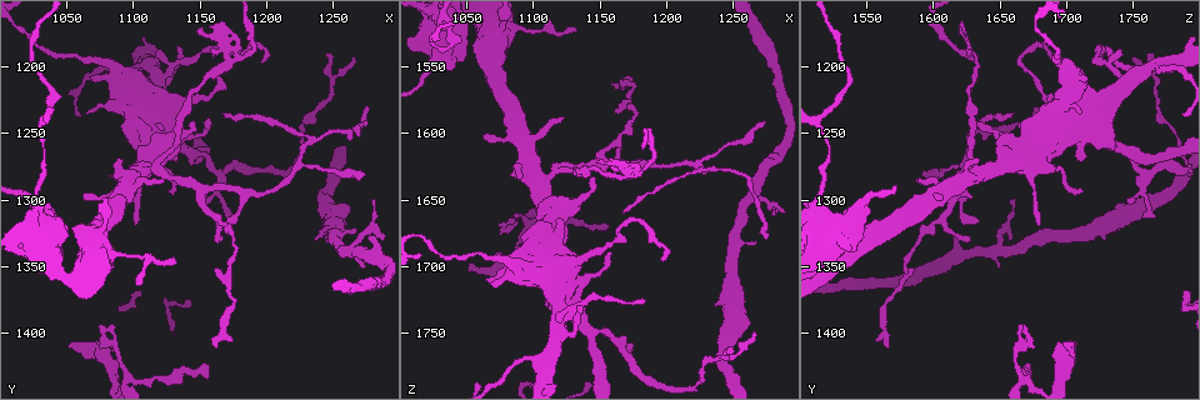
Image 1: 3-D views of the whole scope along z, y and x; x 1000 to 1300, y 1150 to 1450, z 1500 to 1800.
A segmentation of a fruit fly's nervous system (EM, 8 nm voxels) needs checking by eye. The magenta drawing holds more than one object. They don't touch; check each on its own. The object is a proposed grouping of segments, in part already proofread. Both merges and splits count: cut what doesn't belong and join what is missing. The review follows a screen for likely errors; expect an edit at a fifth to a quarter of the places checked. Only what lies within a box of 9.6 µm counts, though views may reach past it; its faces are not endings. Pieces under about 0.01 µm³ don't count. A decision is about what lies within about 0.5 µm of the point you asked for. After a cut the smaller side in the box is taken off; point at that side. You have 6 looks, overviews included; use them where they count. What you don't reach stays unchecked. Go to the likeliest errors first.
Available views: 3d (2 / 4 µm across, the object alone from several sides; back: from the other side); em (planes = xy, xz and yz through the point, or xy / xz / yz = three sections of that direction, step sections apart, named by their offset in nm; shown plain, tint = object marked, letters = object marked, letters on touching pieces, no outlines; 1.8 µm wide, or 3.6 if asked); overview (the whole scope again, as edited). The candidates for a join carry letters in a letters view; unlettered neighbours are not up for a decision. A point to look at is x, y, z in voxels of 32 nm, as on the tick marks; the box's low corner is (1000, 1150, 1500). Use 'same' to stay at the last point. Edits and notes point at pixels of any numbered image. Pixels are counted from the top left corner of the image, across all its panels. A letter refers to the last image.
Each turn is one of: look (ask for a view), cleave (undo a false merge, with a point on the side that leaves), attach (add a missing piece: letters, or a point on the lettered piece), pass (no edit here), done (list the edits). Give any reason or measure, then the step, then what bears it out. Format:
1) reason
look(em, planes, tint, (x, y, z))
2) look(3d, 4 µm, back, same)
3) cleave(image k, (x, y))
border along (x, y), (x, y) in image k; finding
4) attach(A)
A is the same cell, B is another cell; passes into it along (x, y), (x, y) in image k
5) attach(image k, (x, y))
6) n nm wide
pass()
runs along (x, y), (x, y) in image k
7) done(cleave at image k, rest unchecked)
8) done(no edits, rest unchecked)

sharp bend
look(em, planes, plain, (1166, 1200, 1632))

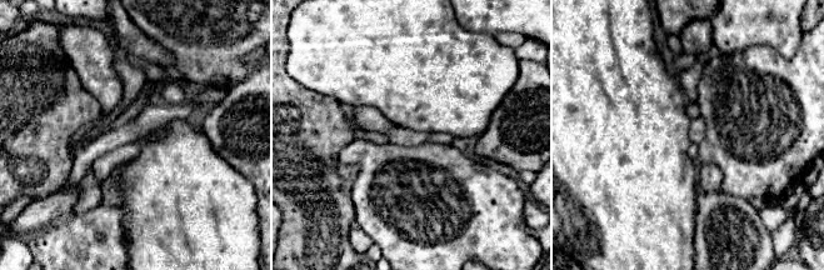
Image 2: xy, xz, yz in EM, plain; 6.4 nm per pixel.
see the neighbours
look(em, planes, letters, same)

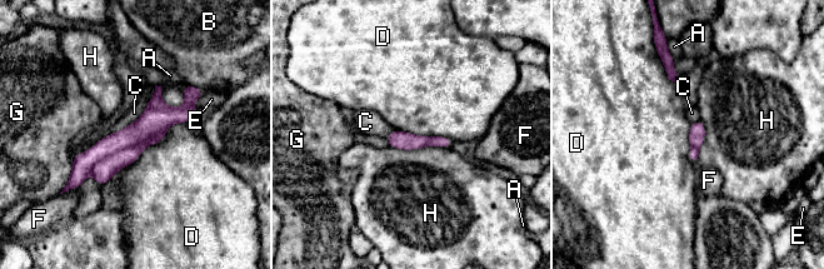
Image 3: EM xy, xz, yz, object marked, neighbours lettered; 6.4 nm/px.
110 nm wide
pass()
A, B, C, D, E, F, G and H are other cells; border along (184, 123), (119, 169) in image 3; one neuron here

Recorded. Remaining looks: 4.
tapers out
look(3d, 4 µm, (1072, 1394, 1668))

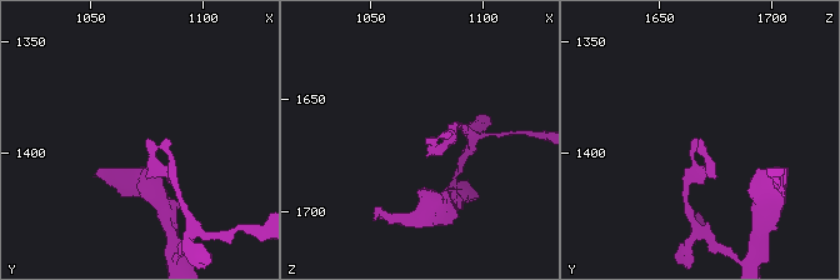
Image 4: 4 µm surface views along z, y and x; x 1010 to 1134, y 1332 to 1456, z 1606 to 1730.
look(em, planes, letters, (1074, 1396, 1667))

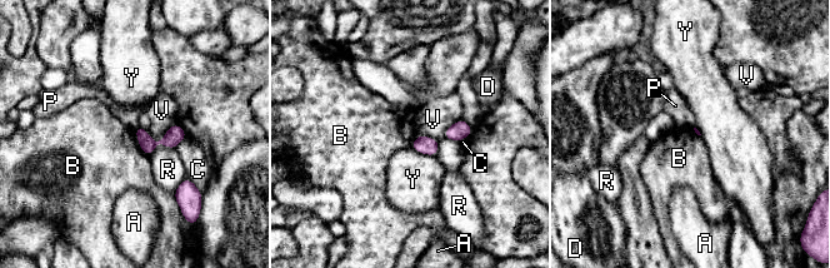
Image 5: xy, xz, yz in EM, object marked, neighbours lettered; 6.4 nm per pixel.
pass()
A, B, C, D, P, R, V and Y are other cells; border along (133, 130), (140, 149), (148, 157) in image 5; none of them fits

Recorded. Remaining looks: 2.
look(em, 3.6 µm, planes, letters, (1246, 1190, 1766))

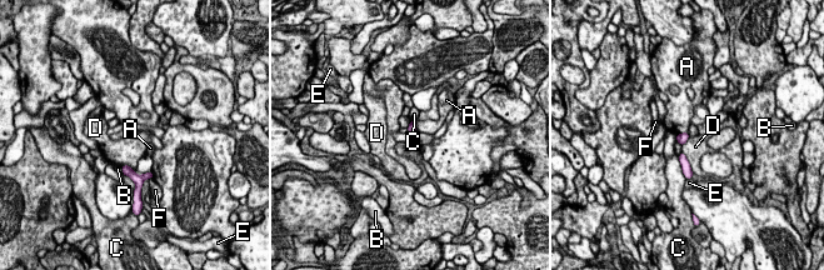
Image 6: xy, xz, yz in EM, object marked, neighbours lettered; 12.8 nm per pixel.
pass()
A, B, C, D, E and F are other cells; border along (682, 150), (693, 173) in image 6; none of them fits

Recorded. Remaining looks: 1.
done(no edits, rest unchecked)

